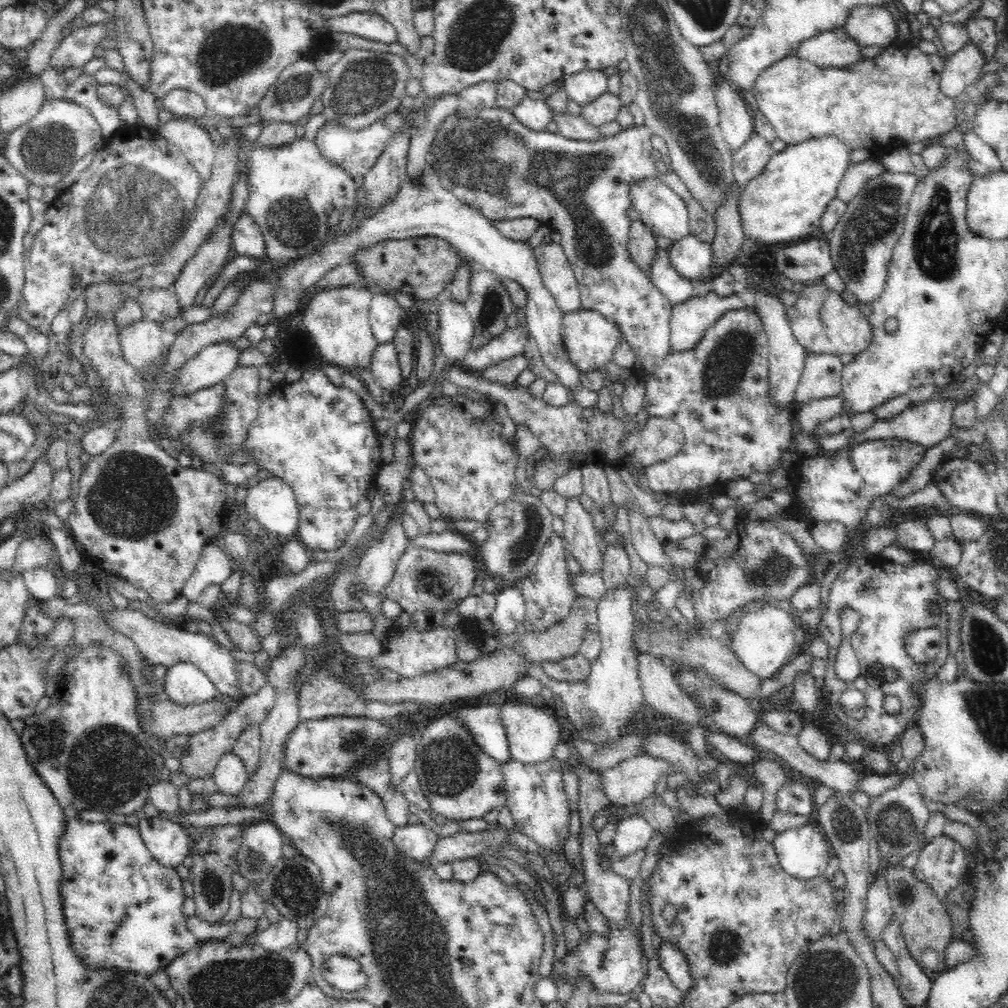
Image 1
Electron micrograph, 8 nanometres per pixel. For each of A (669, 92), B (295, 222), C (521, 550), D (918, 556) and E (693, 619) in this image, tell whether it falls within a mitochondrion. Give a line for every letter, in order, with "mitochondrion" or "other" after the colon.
A: mitochondrion
B: mitochondrion
C: mitochondrion
D: other
E: other

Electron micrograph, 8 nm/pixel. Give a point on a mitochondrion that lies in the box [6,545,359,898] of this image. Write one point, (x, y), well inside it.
(105, 764)

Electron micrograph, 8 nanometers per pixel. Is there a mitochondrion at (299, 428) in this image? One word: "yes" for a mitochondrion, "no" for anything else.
no

